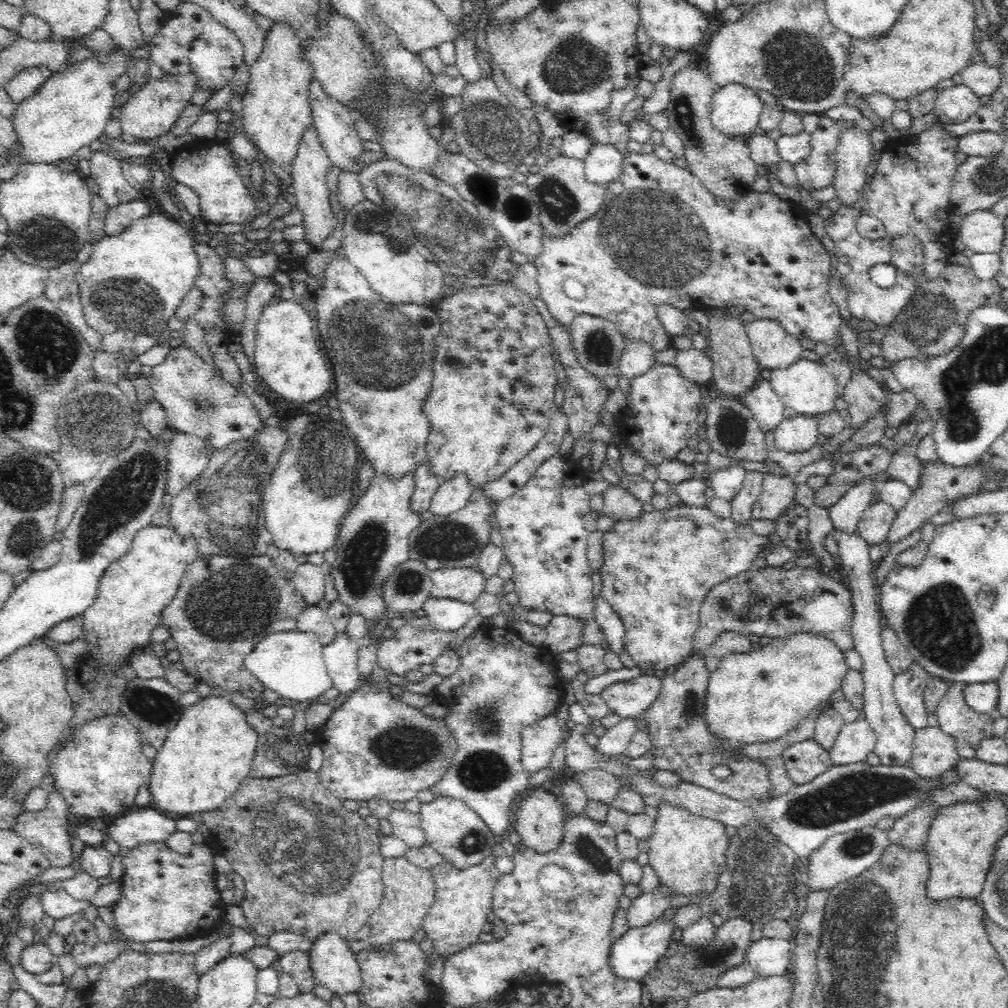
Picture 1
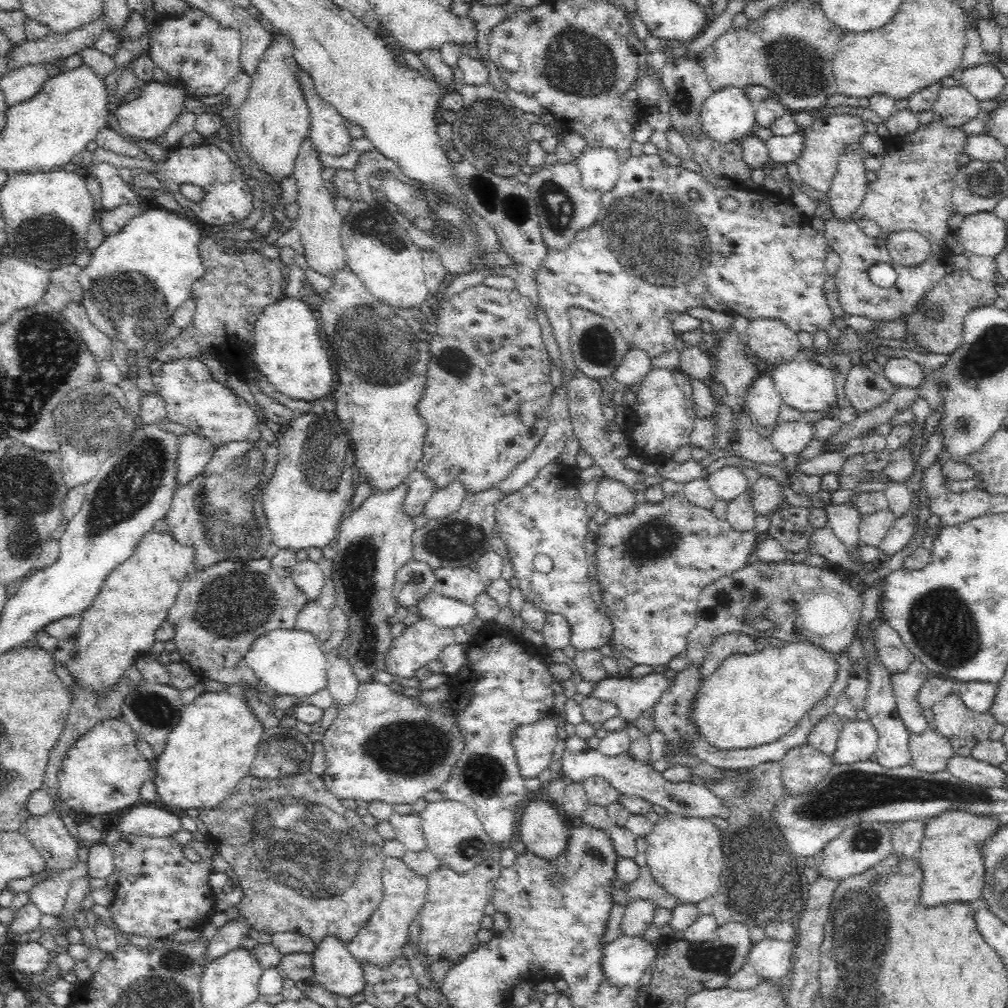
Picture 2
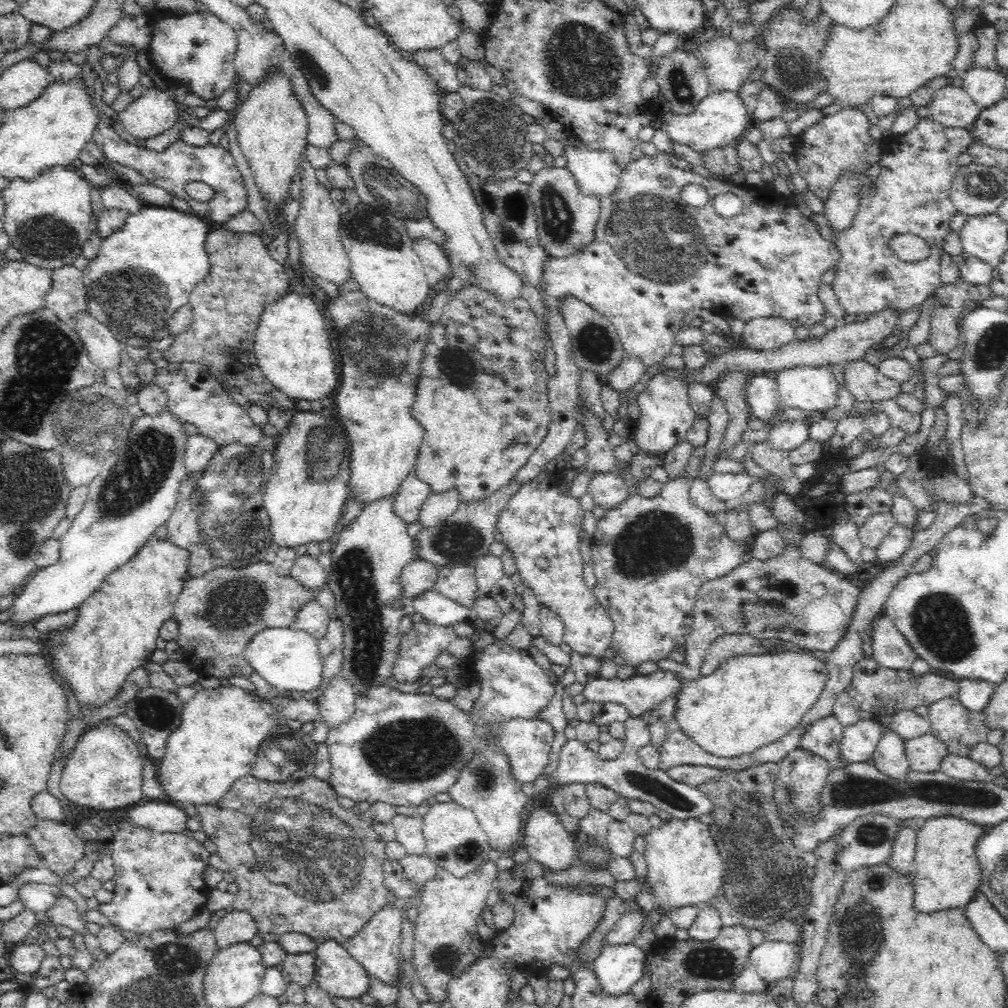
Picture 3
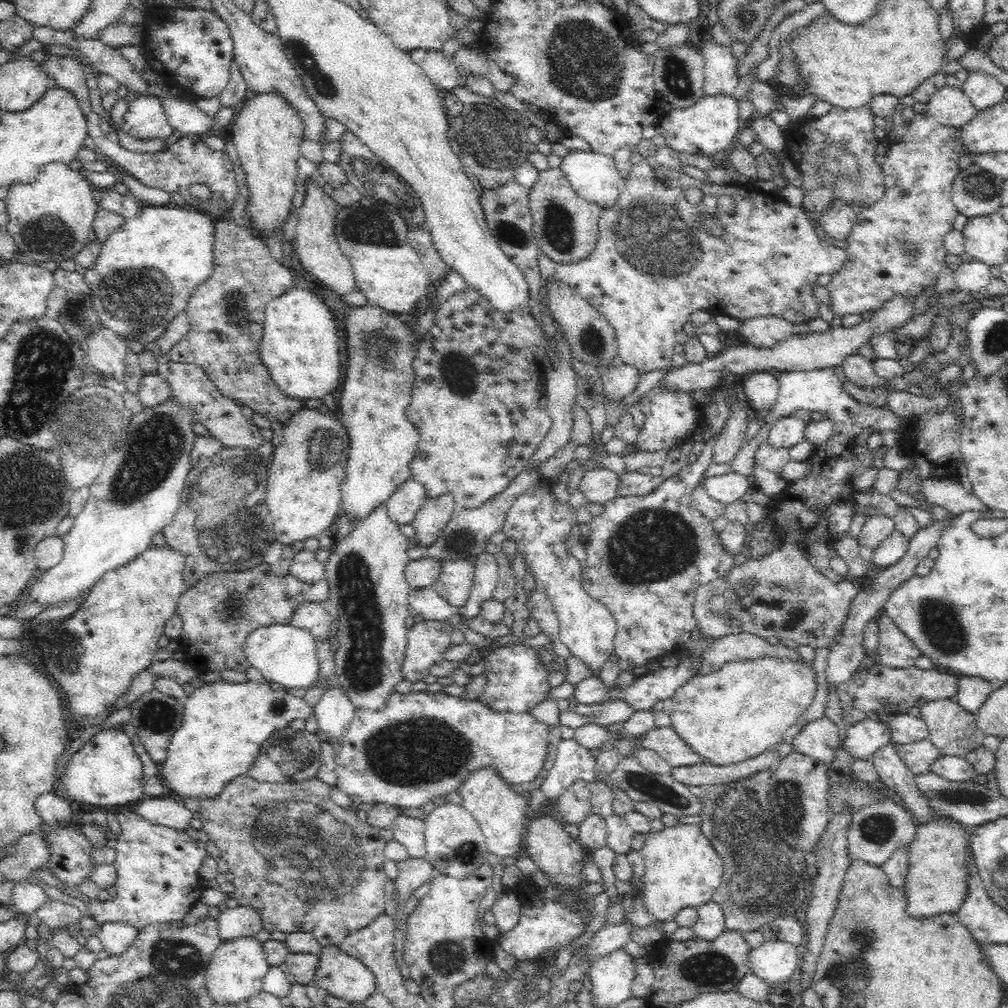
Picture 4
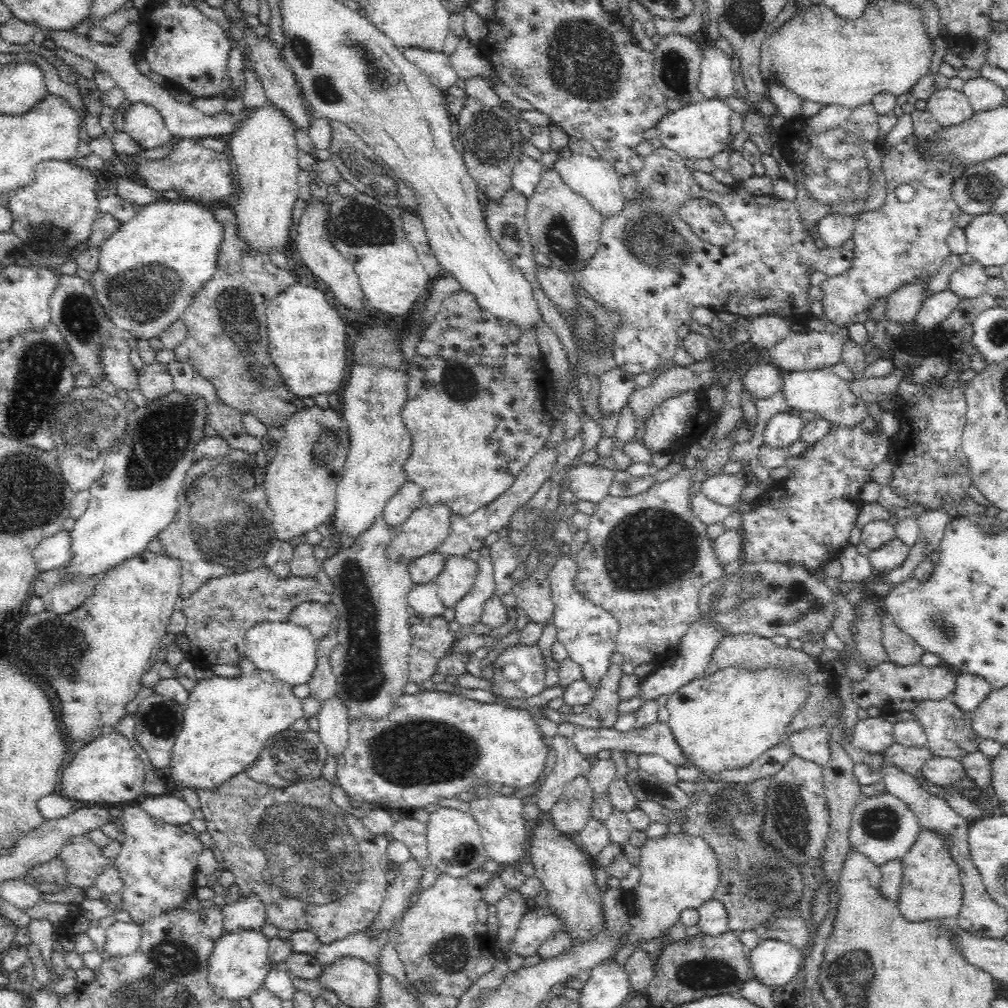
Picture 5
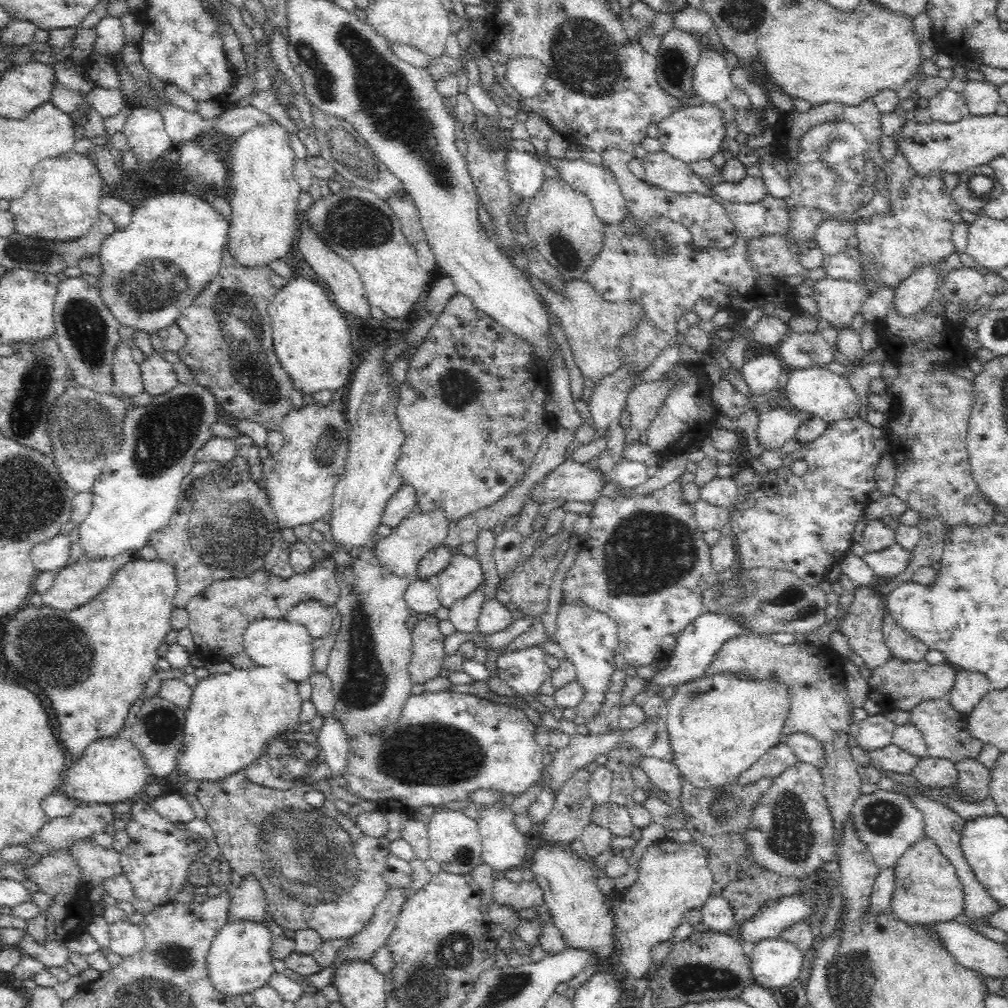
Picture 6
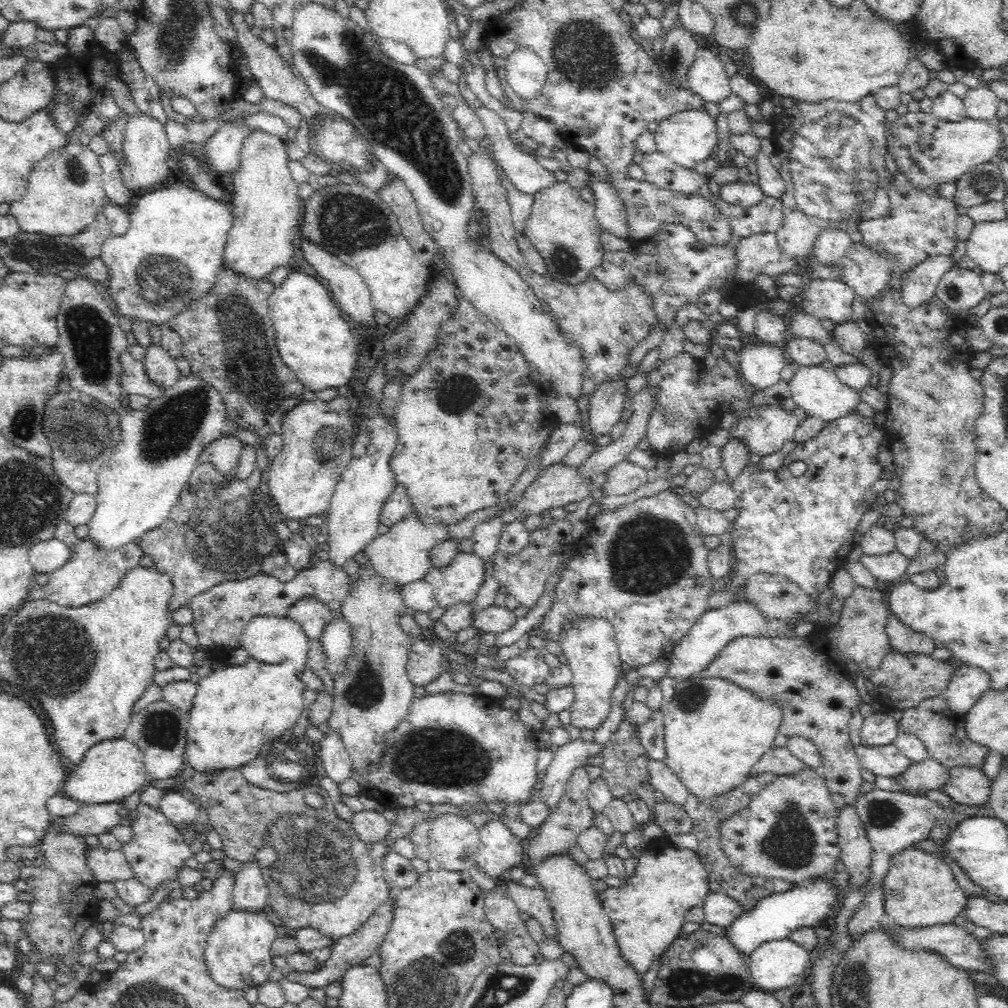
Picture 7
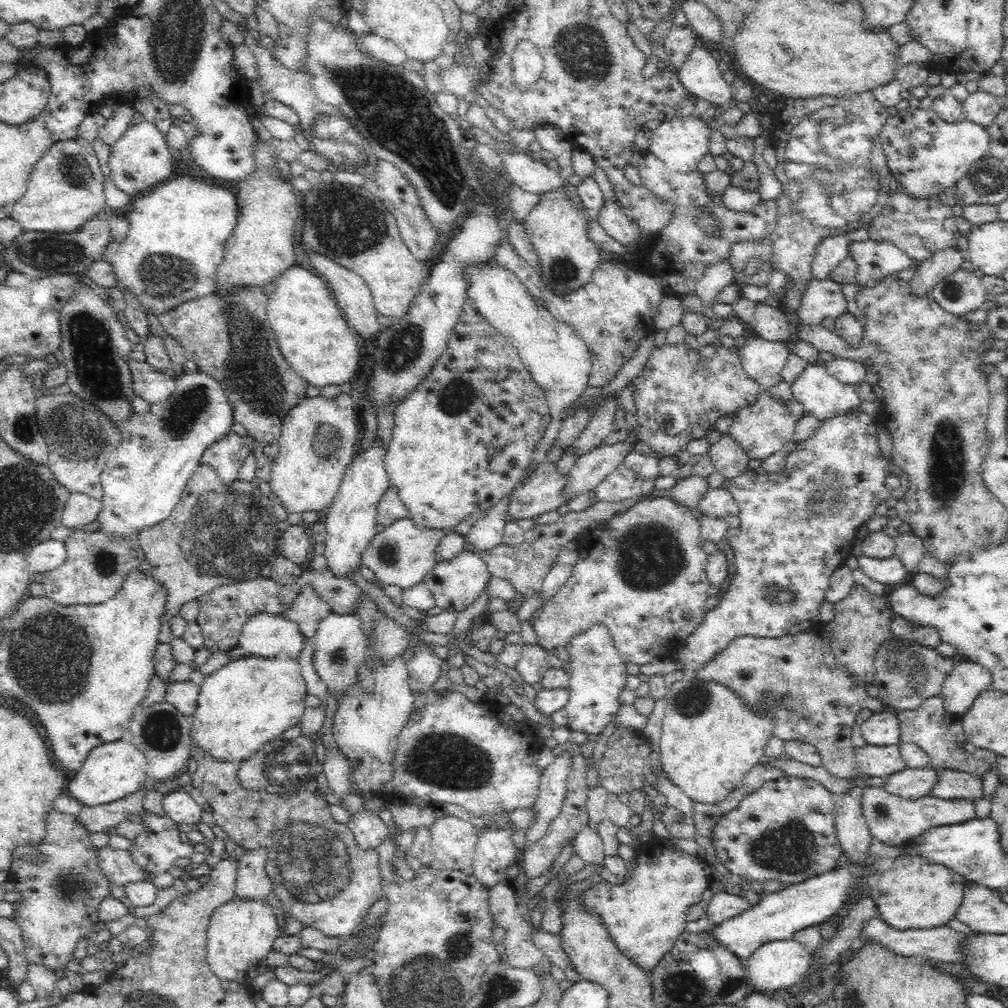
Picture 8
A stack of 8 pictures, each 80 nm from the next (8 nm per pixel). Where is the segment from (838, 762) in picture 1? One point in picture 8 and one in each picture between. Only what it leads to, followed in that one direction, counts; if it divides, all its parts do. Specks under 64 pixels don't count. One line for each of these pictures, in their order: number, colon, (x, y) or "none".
2: (857, 741)
3: (859, 740)
4: (863, 738)
5: (873, 734)
6: (875, 732)
7: (879, 729)
8: (881, 729)

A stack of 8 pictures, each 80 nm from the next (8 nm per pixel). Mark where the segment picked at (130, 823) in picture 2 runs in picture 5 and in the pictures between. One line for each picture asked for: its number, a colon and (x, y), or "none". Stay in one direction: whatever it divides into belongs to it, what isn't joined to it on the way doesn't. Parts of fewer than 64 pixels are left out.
3: (162, 817)
4: (165, 812)
5: (172, 810)

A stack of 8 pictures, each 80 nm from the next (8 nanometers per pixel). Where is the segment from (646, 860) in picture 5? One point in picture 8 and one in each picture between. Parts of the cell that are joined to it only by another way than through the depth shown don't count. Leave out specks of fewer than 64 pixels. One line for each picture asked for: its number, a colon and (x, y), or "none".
6: (673, 877)
7: (648, 912)
8: (645, 914)

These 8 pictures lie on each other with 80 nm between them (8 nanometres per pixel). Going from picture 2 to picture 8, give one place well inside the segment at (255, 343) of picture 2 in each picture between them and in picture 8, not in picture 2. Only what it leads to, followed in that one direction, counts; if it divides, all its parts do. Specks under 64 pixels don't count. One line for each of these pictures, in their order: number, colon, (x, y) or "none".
3: (291, 349)
4: (298, 347)
5: (305, 341)
6: (311, 339)
7: (313, 340)
8: (313, 336)

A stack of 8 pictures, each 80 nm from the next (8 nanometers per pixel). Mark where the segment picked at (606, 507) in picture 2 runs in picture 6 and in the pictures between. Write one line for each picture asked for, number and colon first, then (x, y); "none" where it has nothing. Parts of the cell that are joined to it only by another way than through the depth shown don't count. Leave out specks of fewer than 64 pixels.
3: (609, 491)
4: (600, 485)
5: (592, 483)
6: (574, 481)

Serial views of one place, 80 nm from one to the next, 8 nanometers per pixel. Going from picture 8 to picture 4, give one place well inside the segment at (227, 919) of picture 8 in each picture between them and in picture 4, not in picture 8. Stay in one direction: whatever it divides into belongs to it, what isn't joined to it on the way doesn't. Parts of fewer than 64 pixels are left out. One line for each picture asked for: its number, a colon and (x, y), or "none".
4: (236, 971)
5: (238, 965)
6: (239, 961)
7: (238, 956)

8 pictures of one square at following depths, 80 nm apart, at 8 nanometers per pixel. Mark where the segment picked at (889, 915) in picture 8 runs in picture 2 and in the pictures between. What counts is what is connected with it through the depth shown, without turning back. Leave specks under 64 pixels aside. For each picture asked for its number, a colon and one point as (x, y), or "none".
2: (951, 857)
3: (947, 875)
4: (940, 854)
5: (931, 887)
6: (928, 891)
7: (920, 890)

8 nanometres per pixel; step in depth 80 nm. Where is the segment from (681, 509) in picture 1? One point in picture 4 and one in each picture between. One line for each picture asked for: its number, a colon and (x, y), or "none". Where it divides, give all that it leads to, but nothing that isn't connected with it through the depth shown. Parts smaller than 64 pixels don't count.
2: (653, 563)
3: (651, 556)
4: (647, 555)

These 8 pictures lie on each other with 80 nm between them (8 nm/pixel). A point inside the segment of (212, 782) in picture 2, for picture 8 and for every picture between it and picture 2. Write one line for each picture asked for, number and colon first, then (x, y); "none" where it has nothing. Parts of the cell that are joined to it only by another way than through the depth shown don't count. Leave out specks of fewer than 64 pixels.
3: (216, 743)
4: (224, 725)
5: (227, 721)
6: (230, 717)
7: (235, 712)
8: (248, 702)

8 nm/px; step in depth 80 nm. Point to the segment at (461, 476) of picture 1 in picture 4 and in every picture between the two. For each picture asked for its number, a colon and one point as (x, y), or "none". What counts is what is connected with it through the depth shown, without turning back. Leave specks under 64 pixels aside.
2: (445, 501)
3: (438, 506)
4: (436, 512)

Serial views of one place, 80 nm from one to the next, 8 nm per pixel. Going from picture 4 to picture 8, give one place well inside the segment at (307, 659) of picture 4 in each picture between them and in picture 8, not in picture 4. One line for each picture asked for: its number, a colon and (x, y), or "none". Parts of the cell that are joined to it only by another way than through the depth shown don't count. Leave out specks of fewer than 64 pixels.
5: (288, 652)
6: (280, 644)
7: (269, 640)
8: (267, 636)

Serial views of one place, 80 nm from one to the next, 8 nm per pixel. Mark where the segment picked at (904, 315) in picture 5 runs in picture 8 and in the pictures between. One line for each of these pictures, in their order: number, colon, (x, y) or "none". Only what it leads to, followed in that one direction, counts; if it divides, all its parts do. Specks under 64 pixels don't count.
6: (912, 295)
7: (919, 286)
8: (928, 273)

